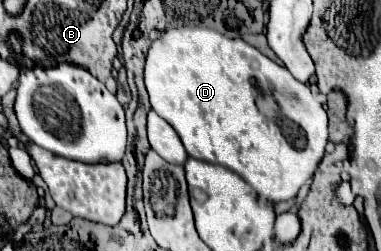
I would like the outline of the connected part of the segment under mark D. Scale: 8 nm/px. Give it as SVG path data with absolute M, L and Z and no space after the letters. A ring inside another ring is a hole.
M174 27L158 37L148 49L146 89L150 95L152 109L164 117L180 135L190 157L228 167L250 183L258 195L270 201L294 199L298 189L314 177L328 143L328 113L322 103L314 97L308 83L300 83L284 67L262 55L256 47L242 39L228 39L214 29L206 27ZM268 91L278 105L274 119L266 117L258 103L256 93ZM278 119L288 119L294 125L278 125ZM302 129L302 149L294 147L294 135Z

